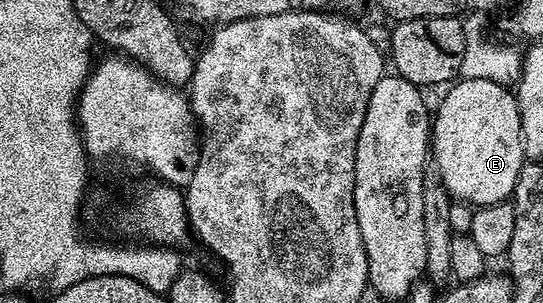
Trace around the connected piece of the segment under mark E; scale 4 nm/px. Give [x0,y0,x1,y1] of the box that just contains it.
[430,78,526,208]

